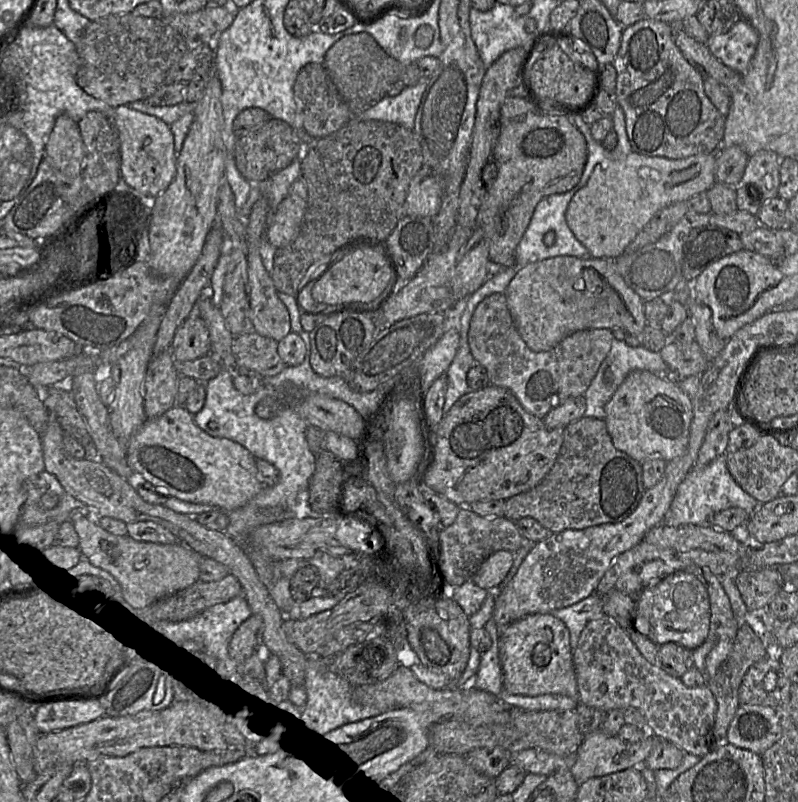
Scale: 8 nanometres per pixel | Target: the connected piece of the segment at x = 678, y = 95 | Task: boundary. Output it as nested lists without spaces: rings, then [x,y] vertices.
[[[643,18],[624,27],[621,44],[612,62],[616,69],[616,97],[624,112],[628,140],[633,152],[652,157],[682,159],[709,154],[722,146],[726,116],[707,97],[704,77],[684,57],[675,43],[674,25]]]

